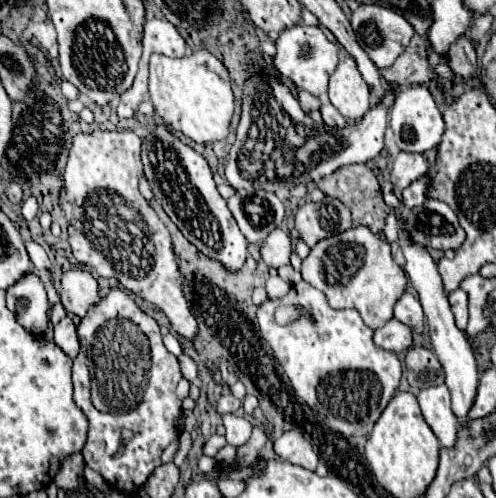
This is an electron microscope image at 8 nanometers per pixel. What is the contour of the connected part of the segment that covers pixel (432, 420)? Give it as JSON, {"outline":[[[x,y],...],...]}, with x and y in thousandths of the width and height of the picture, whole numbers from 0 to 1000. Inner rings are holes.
{"outline":[[[899,773],[851,781],[843,793],[851,833],[891,898],[915,898],[923,845],[907,821],[907,785]]]}

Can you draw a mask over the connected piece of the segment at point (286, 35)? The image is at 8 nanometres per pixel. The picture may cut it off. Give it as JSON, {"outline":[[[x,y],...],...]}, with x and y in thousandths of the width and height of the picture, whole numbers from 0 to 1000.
{"outline":[[[597,50],[565,66],[556,82],[556,114],[552,135],[569,155],[581,155],[597,175],[625,183],[629,191],[645,195],[661,179],[661,159],[681,131],[681,86],[665,82],[645,54],[617,54]]]}

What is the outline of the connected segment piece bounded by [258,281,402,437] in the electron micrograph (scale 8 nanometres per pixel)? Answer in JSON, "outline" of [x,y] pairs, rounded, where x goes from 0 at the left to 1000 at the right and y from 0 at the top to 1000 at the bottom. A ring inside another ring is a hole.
{"outline":[[[605,564],[565,600],[544,600],[520,616],[520,649],[536,689],[548,697],[556,725],[581,753],[601,797],[637,825],[653,849],[694,878],[742,873],[794,797],[810,733],[794,705],[762,701],[750,685],[754,665],[734,653],[718,620],[677,624],[637,576]],[[560,612],[609,612],[633,629],[633,645],[601,641],[589,653],[556,653],[552,620]]]}

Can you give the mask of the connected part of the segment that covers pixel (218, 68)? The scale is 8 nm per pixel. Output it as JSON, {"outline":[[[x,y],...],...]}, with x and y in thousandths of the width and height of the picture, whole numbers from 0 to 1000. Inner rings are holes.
{"outline":[[[415,98],[363,118],[306,110],[302,118],[302,191],[315,227],[347,263],[363,263],[395,287],[456,279],[472,227],[472,191],[456,135]]]}

